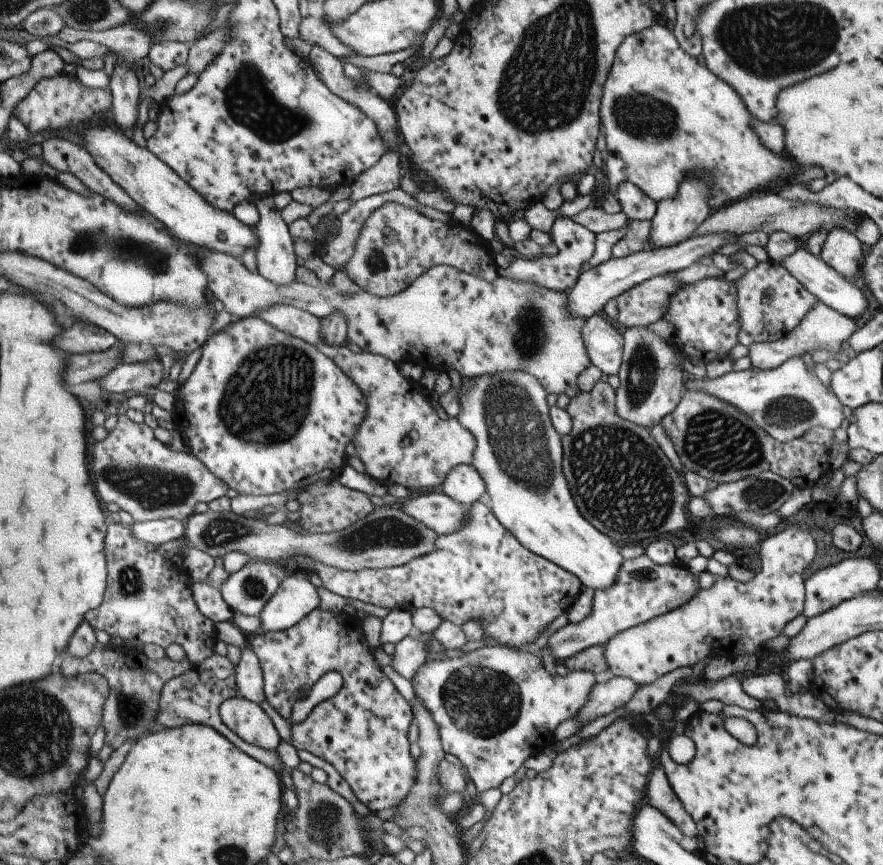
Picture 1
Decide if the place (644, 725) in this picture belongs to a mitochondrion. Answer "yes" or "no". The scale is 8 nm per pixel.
no

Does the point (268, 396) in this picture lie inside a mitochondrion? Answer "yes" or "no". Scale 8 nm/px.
yes

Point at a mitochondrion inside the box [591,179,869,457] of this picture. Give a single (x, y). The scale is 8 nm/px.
(642, 367)

